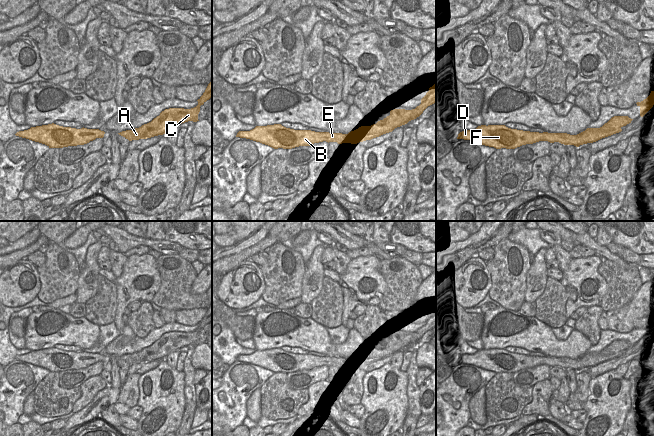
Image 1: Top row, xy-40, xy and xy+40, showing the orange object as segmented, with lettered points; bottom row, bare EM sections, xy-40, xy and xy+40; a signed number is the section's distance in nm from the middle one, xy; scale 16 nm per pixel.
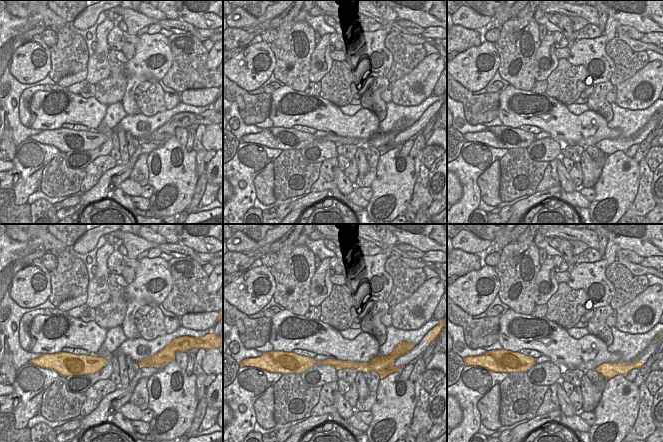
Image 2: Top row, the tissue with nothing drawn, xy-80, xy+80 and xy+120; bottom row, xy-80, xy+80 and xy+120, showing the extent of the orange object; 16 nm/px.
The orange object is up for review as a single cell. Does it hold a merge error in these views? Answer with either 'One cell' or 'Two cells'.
Two cells

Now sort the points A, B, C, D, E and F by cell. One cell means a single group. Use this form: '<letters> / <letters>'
A C E / B D F

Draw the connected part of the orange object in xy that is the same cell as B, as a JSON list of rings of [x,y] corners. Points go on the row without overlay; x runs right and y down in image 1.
[[[281,348],[267,349],[267,350],[256,350],[250,355],[239,355],[236,361],[250,363],[262,368],[268,369],[274,373],[292,373],[299,370],[310,370],[314,367],[321,366],[322,358],[328,356],[315,356],[311,354],[294,354],[286,352]]]

